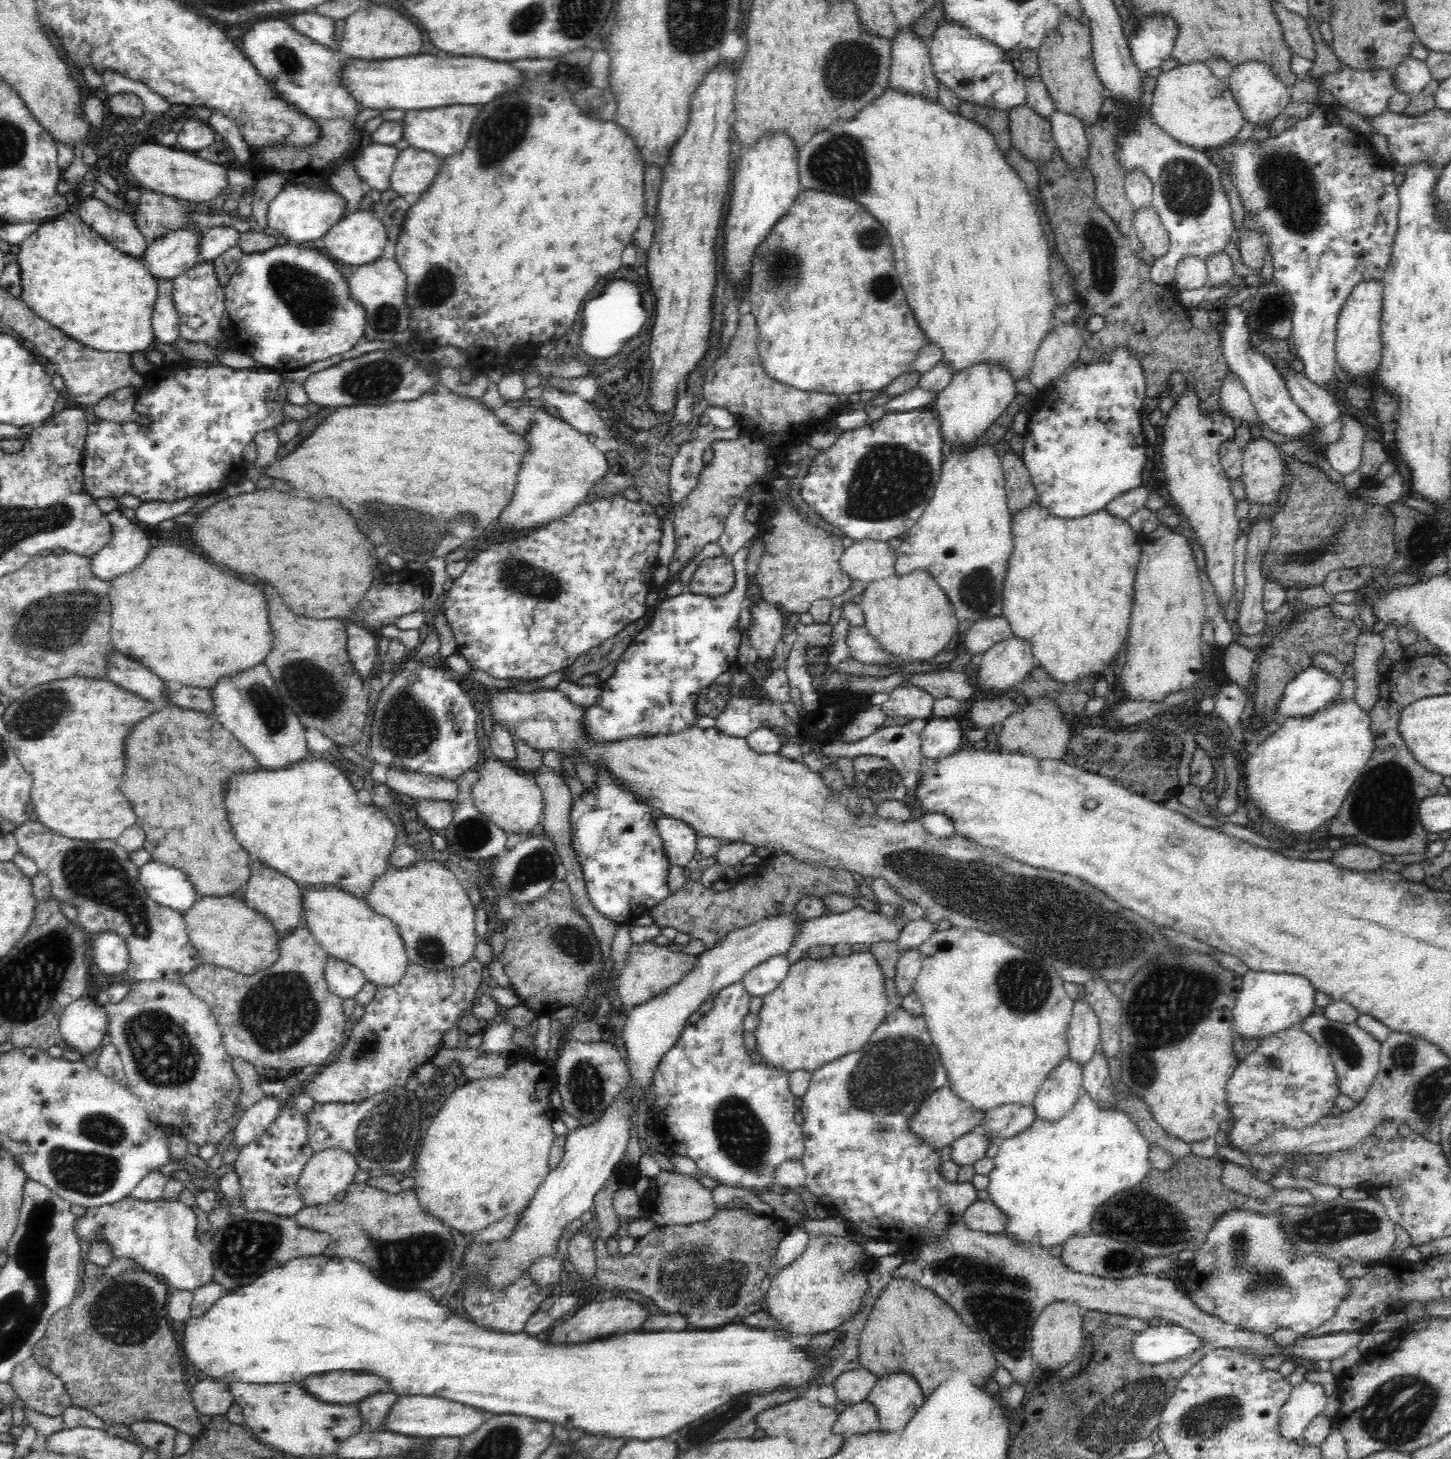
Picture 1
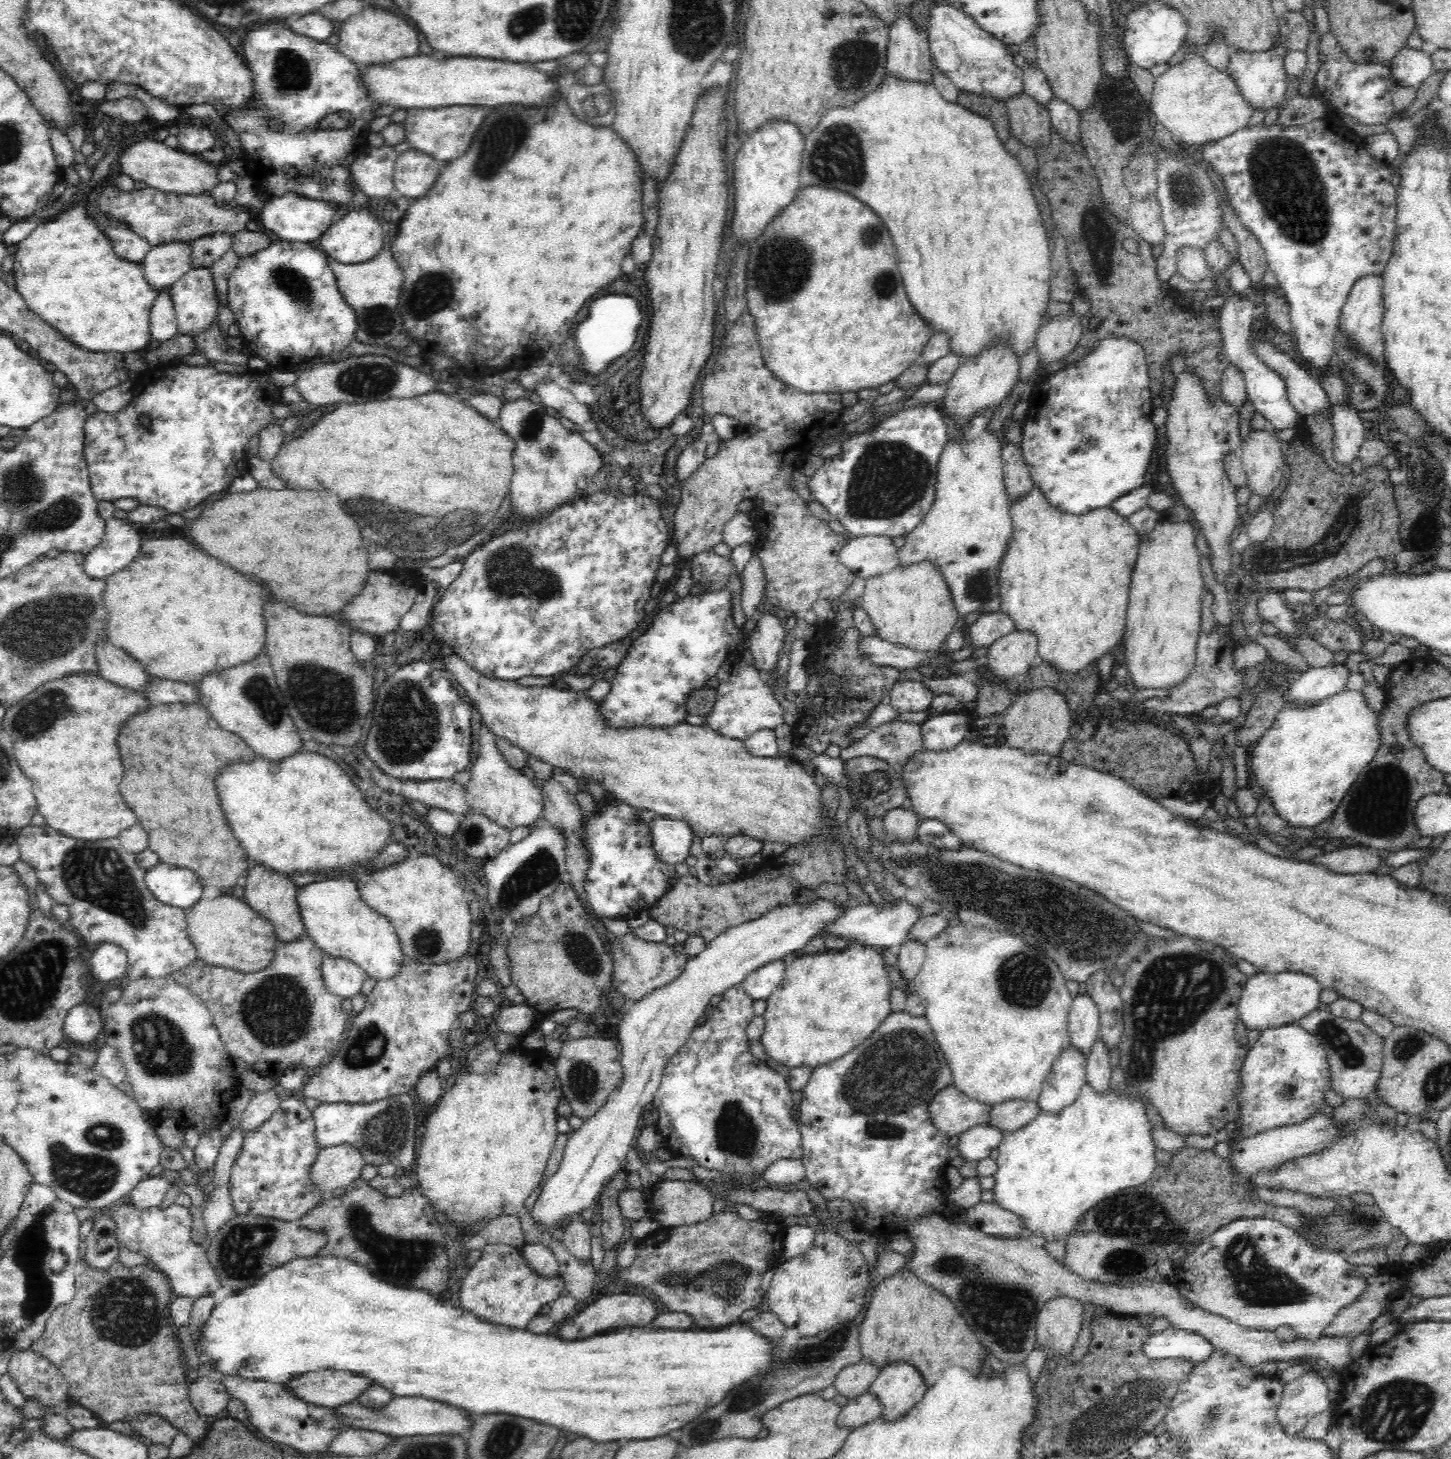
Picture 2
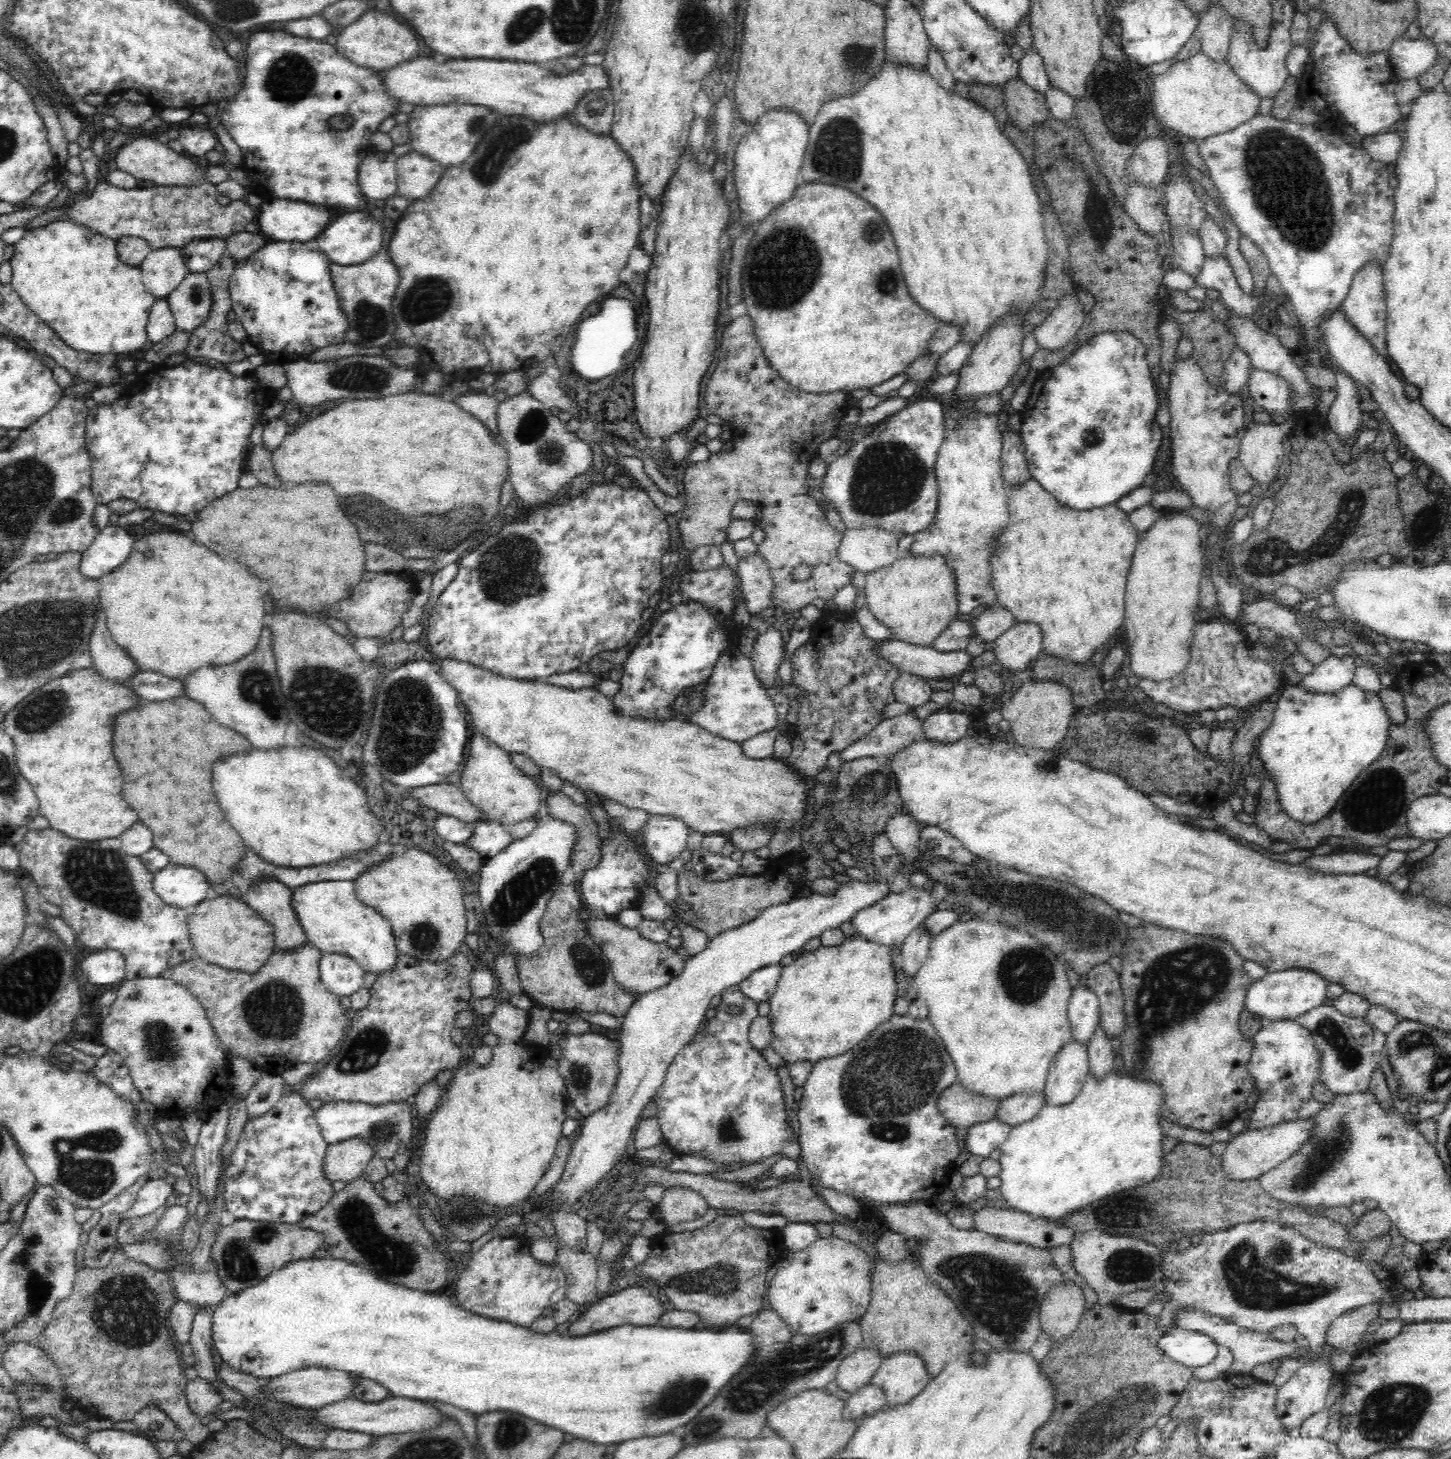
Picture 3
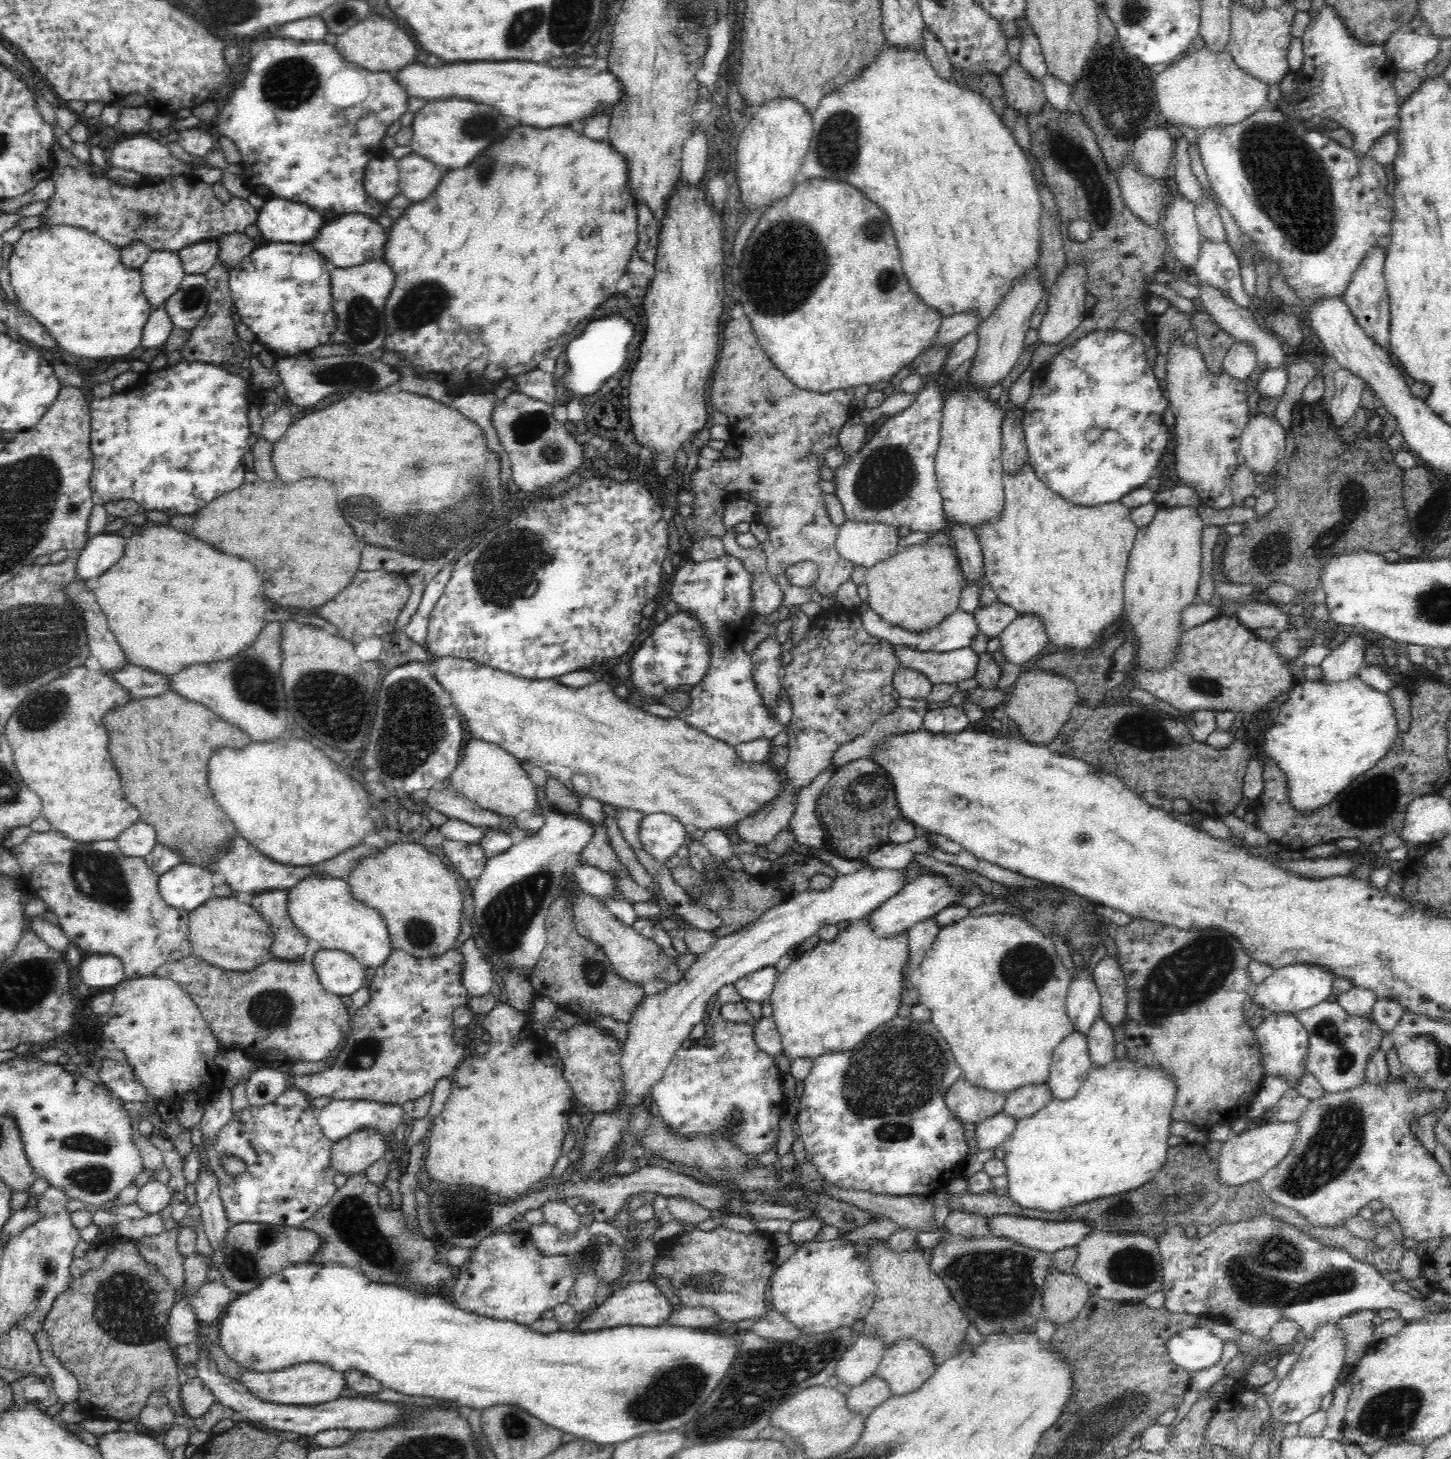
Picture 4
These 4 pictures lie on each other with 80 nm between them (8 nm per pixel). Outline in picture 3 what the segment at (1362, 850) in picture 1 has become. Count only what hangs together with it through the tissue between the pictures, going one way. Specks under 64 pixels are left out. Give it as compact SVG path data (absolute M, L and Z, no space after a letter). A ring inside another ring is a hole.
M1346 851L1322 856L1313 854L1303 865L1320 874L1362 874L1377 868L1380 861L1381 856L1371 852Z

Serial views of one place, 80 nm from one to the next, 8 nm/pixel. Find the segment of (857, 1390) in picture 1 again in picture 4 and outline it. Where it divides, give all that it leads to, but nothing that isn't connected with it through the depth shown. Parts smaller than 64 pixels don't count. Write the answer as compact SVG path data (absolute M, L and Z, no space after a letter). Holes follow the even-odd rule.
M860 1333L838 1361L835 1370L838 1382L854 1388L872 1377L885 1349L878 1337Z

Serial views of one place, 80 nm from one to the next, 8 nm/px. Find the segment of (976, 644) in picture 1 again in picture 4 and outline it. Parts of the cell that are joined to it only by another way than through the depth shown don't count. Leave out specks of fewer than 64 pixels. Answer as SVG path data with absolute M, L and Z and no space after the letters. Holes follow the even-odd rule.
M997 599L990 606L978 606L973 615L978 631L989 639L998 638L999 634L1019 617L1016 610Z

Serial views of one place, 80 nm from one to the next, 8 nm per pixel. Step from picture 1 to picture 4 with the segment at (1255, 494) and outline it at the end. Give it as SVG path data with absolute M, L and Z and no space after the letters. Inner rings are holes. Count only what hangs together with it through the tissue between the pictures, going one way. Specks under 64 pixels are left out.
M1251 418L1241 434L1243 464L1254 474L1271 476L1278 461L1285 457L1286 435L1286 430L1274 418Z

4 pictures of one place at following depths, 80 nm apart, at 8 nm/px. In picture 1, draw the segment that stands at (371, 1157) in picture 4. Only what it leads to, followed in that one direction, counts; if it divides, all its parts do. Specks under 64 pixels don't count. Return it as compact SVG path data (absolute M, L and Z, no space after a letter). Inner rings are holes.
M328 1149L313 1154L299 1177L299 1190L302 1191L303 1207L317 1207L328 1204L338 1192L344 1192L354 1183L353 1179L357 1170L354 1157L350 1157L348 1151Z

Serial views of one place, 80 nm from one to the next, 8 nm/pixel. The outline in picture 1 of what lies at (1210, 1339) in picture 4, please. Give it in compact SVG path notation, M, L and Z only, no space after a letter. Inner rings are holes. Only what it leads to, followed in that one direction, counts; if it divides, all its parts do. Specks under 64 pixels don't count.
M1163 1321L1147 1322L1147 1325L1145 1329L1137 1330L1136 1338L1131 1340L1130 1351L1140 1363L1164 1364L1186 1356L1186 1354L1194 1353L1196 1350L1200 1350L1200 1346L1204 1344L1199 1336L1183 1326Z

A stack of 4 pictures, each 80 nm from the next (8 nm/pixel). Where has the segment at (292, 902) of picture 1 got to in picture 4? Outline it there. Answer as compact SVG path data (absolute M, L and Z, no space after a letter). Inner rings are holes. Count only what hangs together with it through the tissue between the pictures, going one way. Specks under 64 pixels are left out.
M264 890L252 894L250 906L271 926L274 940L271 956L279 960L296 960L306 952L308 938L296 924L292 922L287 911L286 890Z

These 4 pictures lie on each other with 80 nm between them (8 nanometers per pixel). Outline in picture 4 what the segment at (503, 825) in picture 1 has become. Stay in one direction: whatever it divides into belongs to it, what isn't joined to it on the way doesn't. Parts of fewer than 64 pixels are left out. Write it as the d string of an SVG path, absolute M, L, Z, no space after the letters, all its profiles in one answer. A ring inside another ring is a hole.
M479 738L471 739L466 744L464 750L464 758L459 760L456 768L449 774L451 787L457 792L462 793L468 800L475 802L478 806L486 810L491 810L492 813L500 814L500 817L508 817L511 820L518 818L521 812L534 812L538 808L539 801L537 799L537 791L535 784L531 781L528 773L520 767L519 759L504 750L500 745L484 742Z

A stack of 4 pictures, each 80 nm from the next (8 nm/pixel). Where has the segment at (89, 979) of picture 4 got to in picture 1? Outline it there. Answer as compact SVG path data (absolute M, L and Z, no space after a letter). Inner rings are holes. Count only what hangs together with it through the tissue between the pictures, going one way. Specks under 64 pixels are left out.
M100 933L93 943L94 962L104 974L116 974L127 970L129 952L125 938L119 934Z

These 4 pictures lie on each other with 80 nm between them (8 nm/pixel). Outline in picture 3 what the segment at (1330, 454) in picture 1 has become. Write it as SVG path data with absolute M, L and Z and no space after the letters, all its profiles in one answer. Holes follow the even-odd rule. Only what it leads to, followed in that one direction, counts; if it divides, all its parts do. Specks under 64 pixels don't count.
M1336 368L1337 393L1328 411L1329 429L1338 435L1340 445L1350 447L1360 433L1366 415L1359 407L1356 382L1347 373Z

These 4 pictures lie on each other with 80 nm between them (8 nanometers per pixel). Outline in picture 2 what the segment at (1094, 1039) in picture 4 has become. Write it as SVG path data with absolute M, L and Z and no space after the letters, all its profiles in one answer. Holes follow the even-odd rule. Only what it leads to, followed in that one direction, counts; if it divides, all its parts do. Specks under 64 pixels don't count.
M1099 1039L1087 1058L1085 1069L1085 1084L1091 1086L1099 1095L1108 1094L1108 1086L1112 1068L1109 1062L1109 1050L1106 1049L1104 1042Z

